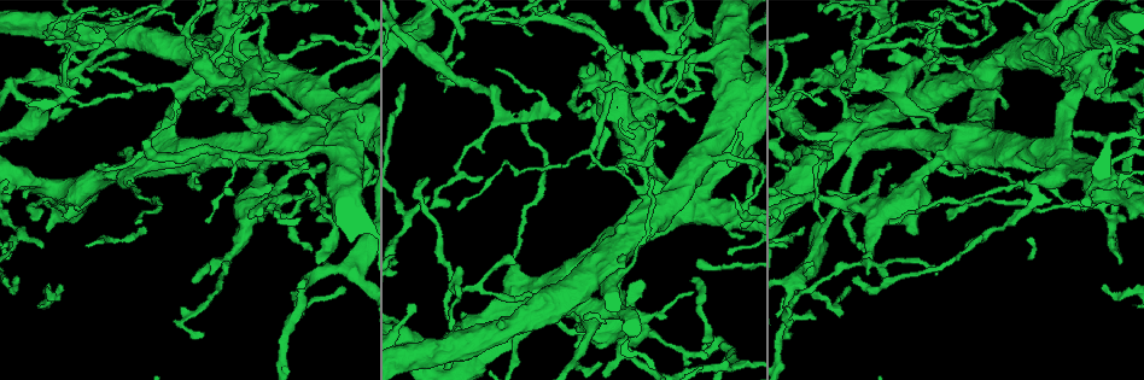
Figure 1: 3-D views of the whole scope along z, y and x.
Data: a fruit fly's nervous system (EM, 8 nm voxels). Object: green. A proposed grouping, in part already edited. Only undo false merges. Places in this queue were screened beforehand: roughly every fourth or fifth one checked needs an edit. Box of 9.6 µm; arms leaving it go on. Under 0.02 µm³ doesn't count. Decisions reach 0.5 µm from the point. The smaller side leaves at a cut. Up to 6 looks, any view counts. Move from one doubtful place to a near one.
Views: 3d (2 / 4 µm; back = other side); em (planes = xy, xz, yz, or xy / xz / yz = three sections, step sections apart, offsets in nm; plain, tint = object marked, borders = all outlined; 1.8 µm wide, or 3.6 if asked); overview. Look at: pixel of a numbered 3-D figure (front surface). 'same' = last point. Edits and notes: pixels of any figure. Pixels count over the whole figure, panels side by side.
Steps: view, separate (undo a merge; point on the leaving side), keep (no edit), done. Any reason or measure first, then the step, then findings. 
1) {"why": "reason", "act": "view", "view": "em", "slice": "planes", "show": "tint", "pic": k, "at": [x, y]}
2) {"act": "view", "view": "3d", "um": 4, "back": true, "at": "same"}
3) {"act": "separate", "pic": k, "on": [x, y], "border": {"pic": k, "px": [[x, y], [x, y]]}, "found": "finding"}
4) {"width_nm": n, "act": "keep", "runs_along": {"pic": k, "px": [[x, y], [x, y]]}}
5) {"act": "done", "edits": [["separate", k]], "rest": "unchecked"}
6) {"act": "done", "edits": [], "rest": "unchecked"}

{"why": "thick turns thin", "act": "view", "view": "em", "slice": "xz", "step": 4, "show": "borders", "pic": 1, "at": [1119, 93]}

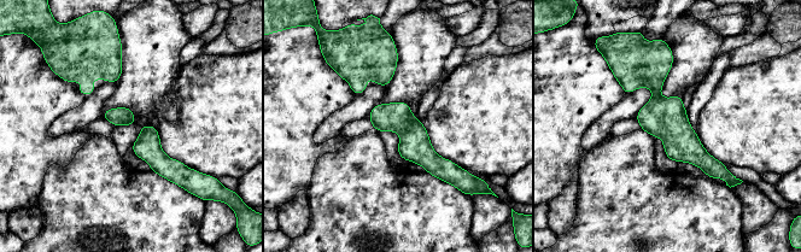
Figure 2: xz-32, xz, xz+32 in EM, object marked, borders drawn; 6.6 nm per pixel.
{"act": "keep", "runs_along": {"pic": 2, "px": [[664, 53], [658, 111], [720, 175]]}, "found": "one neuron here"}

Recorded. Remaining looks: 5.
{"why": "three arms meet", "act": "view", "view": "3d", "um": 2, "pic": 1, "at": [625, 270]}

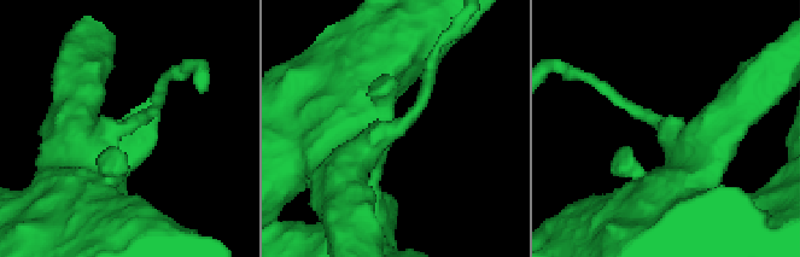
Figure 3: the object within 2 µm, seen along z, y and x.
{"arms": 3, "act": "view", "view": "em", "um": 3.6, "slice": "yz", "step": 16, "show": "tint", "pic": 3, "at": [396, 134]}

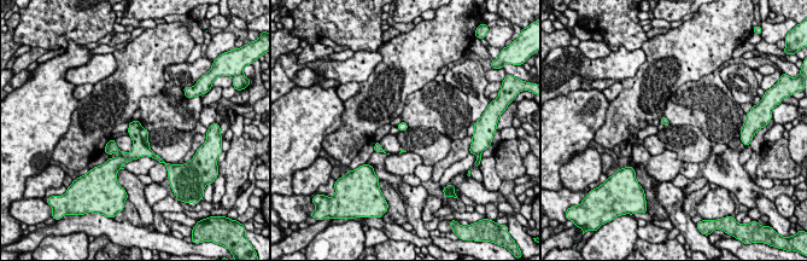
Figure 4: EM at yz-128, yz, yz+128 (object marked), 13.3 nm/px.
{"why": "another direction", "act": "view", "view": "em", "um": 3.6, "slice": "planes", "show": "tint", "at": "same"}

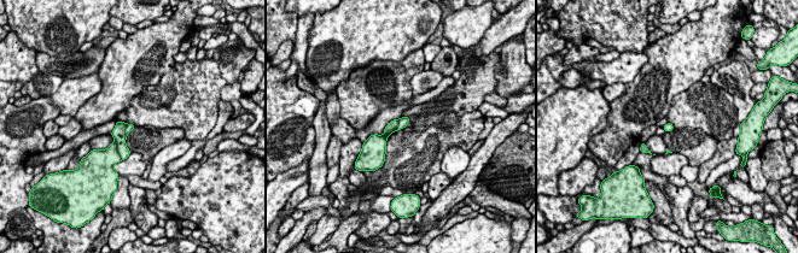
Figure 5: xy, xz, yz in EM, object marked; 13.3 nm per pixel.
{"act": "separate", "pic": 5, "on": [102, 160], "border": {"pic": 5, "px": [[115, 142], [121, 159]]}, "found": "a second neuron is stuck on"}

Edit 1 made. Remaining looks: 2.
{"act": "done", "edits": [["separate", 5]], "rest": "unchecked"}

